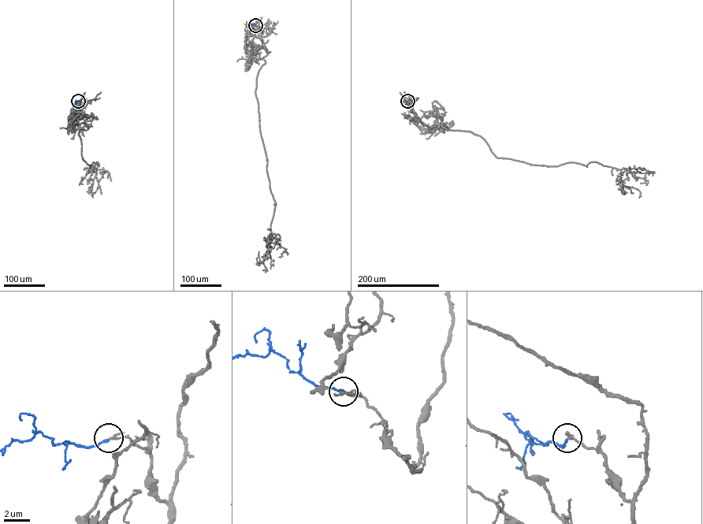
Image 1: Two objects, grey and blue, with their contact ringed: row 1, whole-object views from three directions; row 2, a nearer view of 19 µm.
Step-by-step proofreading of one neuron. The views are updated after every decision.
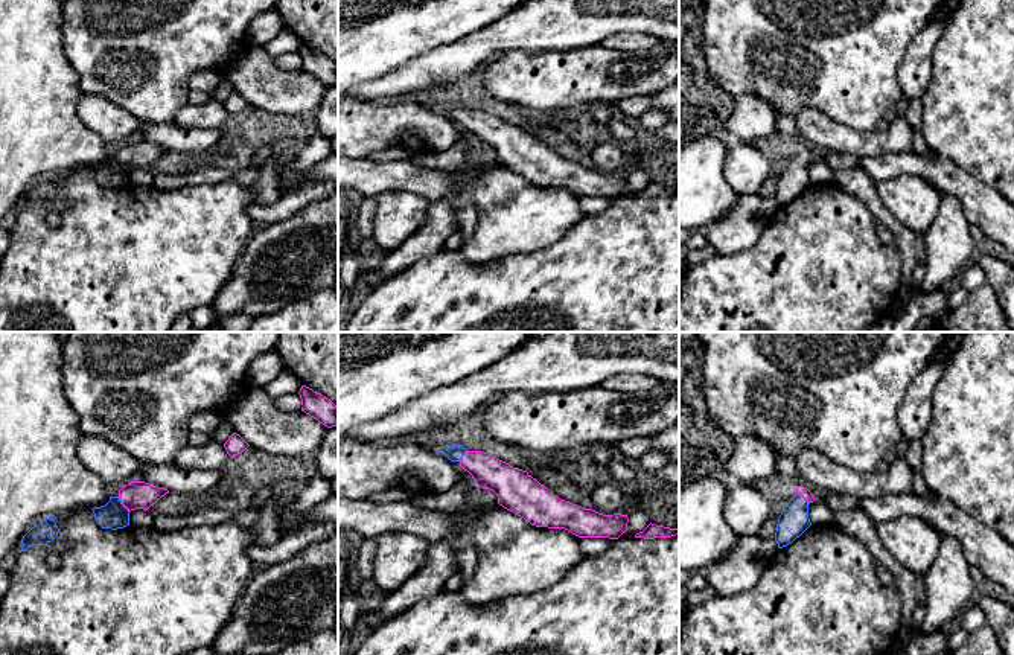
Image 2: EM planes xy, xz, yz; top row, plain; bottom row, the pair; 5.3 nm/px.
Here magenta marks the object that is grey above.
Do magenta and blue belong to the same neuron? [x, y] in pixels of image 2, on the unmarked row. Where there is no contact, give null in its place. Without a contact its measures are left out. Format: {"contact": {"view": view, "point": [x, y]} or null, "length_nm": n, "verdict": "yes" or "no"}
{"contact": {"view": "xy", "point": [124, 163]}, "length_nm": 100, "verdict": "yes"}

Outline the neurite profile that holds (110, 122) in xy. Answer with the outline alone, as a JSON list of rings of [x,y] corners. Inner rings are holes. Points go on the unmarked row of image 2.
[[[82,94],[78,102],[82,123],[105,143],[128,143],[142,133],[145,122],[102,96]]]

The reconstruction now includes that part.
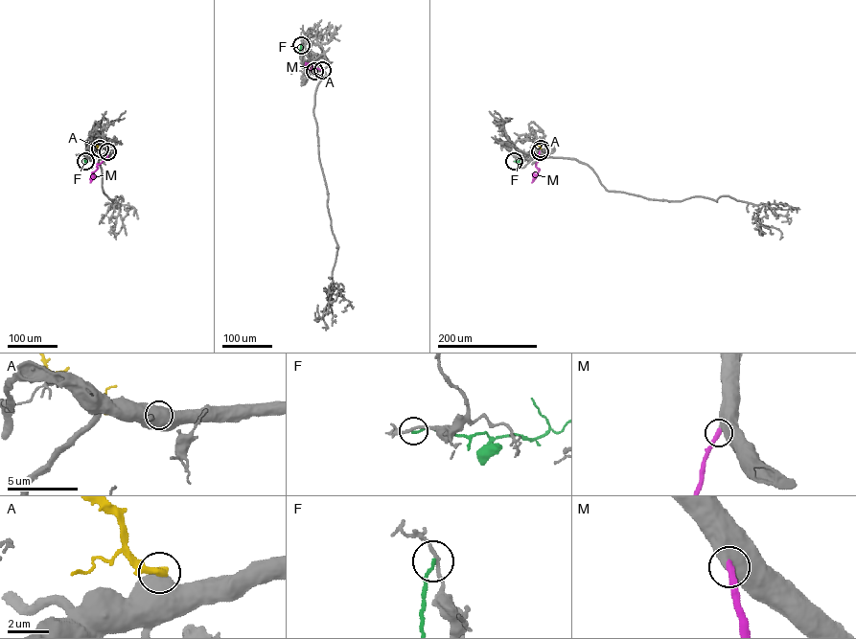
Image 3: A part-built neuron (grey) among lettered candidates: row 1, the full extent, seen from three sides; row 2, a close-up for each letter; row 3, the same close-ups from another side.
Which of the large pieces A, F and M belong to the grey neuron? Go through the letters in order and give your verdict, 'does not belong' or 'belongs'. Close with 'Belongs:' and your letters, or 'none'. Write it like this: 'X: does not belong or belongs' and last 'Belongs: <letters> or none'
A: does not belong
F: does not belong
M: belongs
Belongs: M

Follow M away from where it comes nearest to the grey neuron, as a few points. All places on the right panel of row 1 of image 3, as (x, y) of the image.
M: (540, 151), (536, 164), (540, 170), (531, 182)

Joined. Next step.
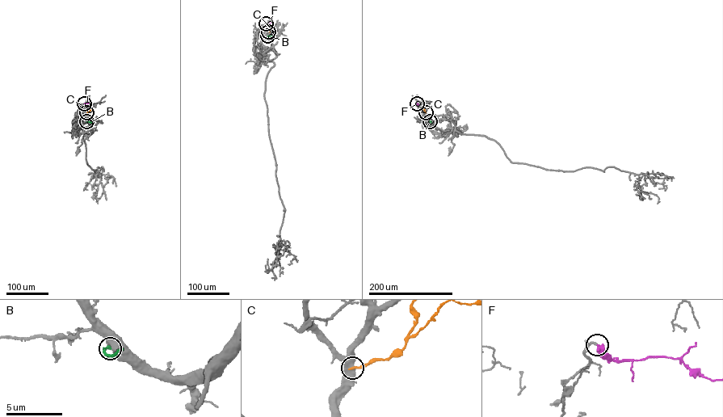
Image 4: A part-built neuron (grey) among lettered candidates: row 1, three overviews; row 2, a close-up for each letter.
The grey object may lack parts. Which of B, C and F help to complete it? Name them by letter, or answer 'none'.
B, F

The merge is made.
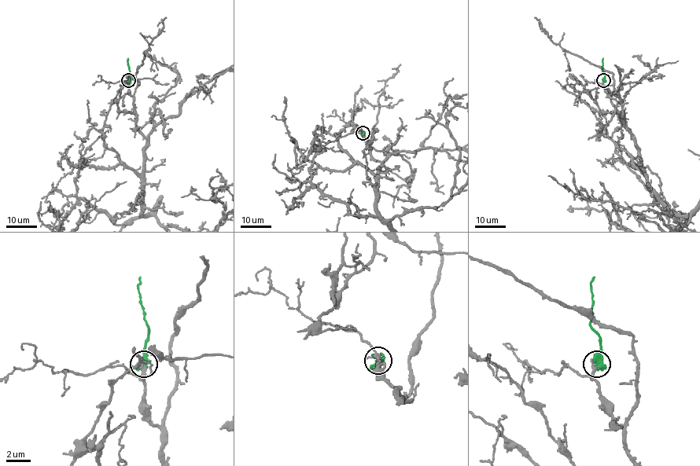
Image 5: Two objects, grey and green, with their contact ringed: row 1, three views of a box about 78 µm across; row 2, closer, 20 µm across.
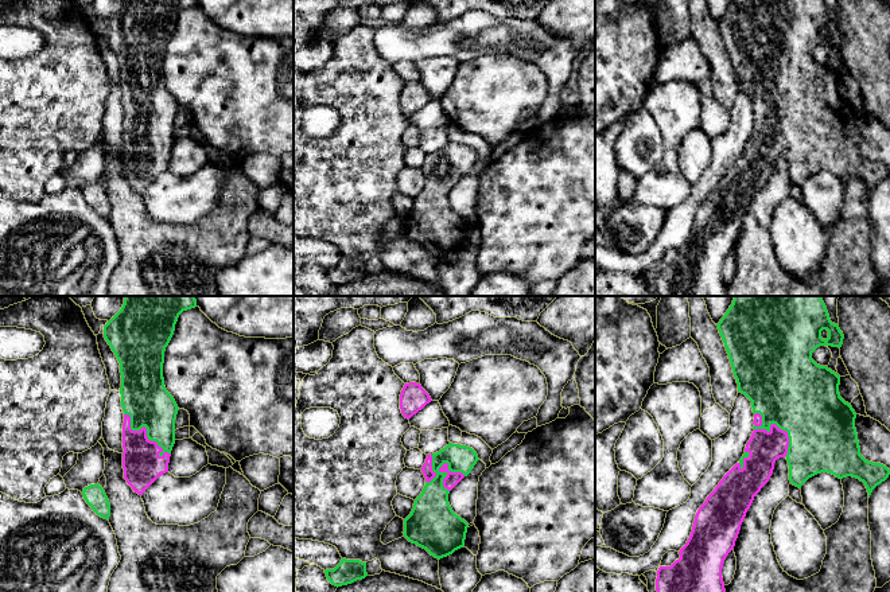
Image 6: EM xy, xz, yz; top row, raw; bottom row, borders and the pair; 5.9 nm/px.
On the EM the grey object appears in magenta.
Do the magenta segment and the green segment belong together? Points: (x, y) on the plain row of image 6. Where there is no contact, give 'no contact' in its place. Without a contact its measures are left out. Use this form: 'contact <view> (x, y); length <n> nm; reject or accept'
contact xz (444, 170); length 240 nm; accept

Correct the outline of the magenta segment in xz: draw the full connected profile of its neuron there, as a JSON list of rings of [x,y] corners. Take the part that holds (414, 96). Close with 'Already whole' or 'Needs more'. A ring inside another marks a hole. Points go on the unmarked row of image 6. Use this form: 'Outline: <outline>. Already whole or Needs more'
Outline: [[[405,82],[400,93],[400,108],[405,117],[411,117],[432,98],[420,82]]]. Already whole

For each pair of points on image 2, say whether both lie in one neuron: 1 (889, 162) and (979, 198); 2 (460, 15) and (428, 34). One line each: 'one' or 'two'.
1: one
2: one

